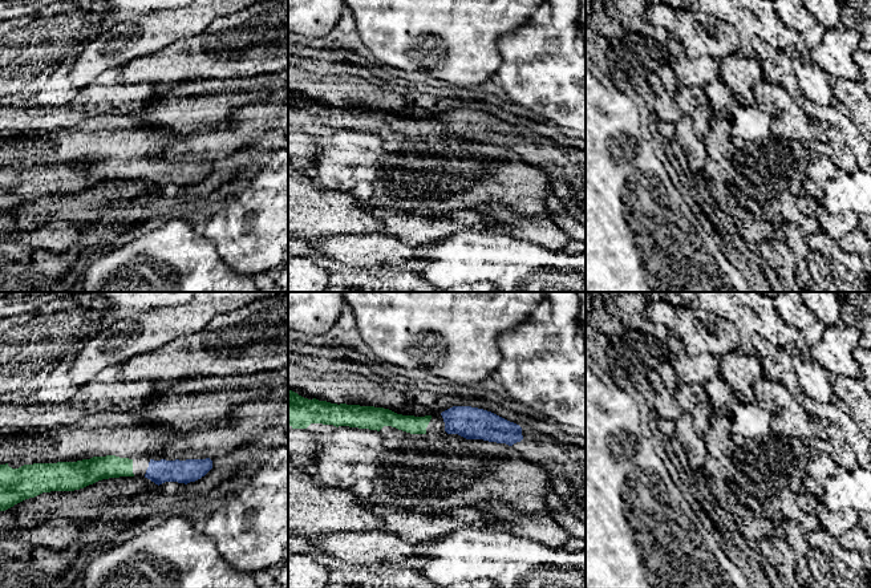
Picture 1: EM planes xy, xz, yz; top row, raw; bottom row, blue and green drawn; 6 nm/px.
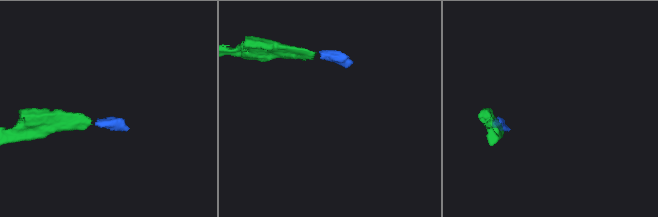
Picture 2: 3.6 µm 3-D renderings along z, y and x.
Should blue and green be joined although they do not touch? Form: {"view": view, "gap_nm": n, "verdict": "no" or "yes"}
{"view": "xz", "gap_nm": 60, "verdict": "yes"}

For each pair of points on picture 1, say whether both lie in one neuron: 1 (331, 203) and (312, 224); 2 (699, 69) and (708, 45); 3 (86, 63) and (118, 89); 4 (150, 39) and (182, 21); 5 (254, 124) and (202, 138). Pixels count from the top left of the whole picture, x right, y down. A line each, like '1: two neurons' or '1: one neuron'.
1: one neuron
2: two neurons
3: two neurons
4: one neuron
5: one neuron

